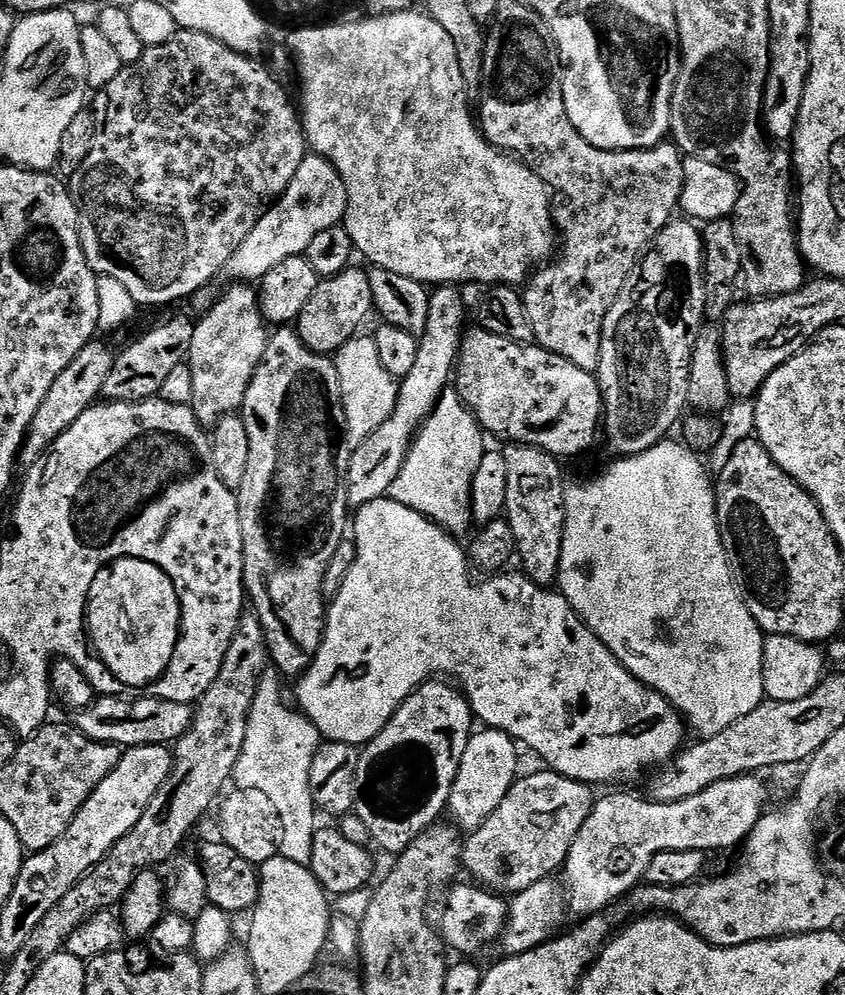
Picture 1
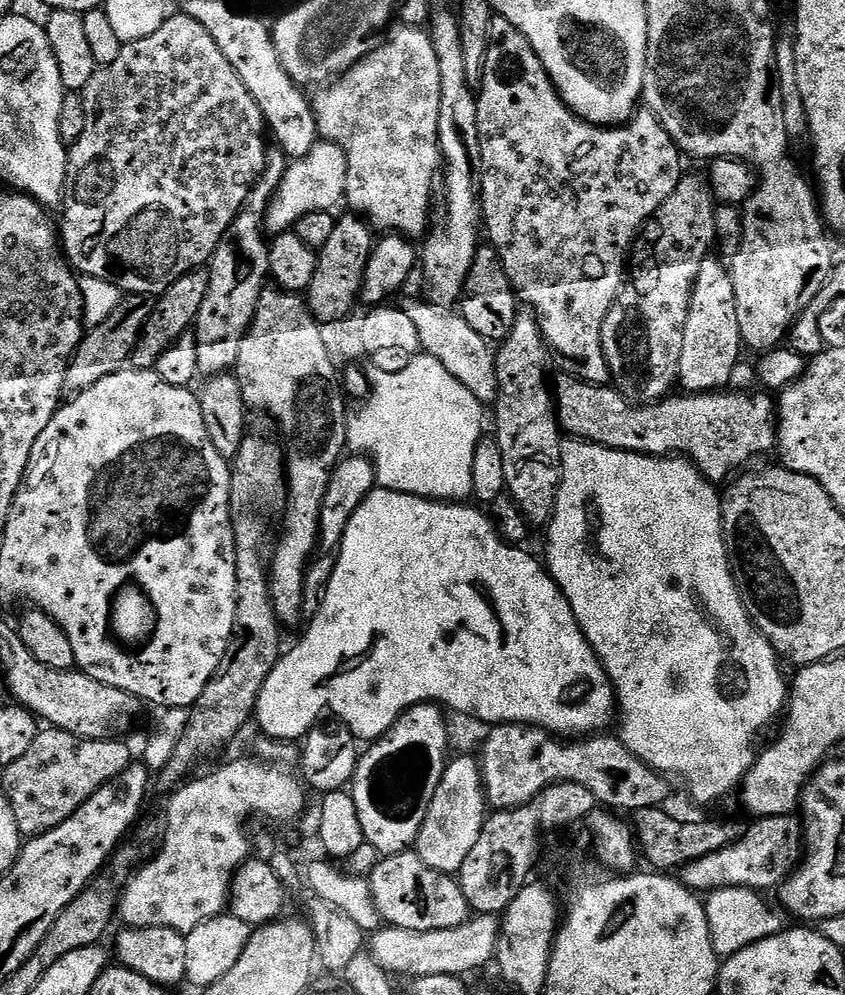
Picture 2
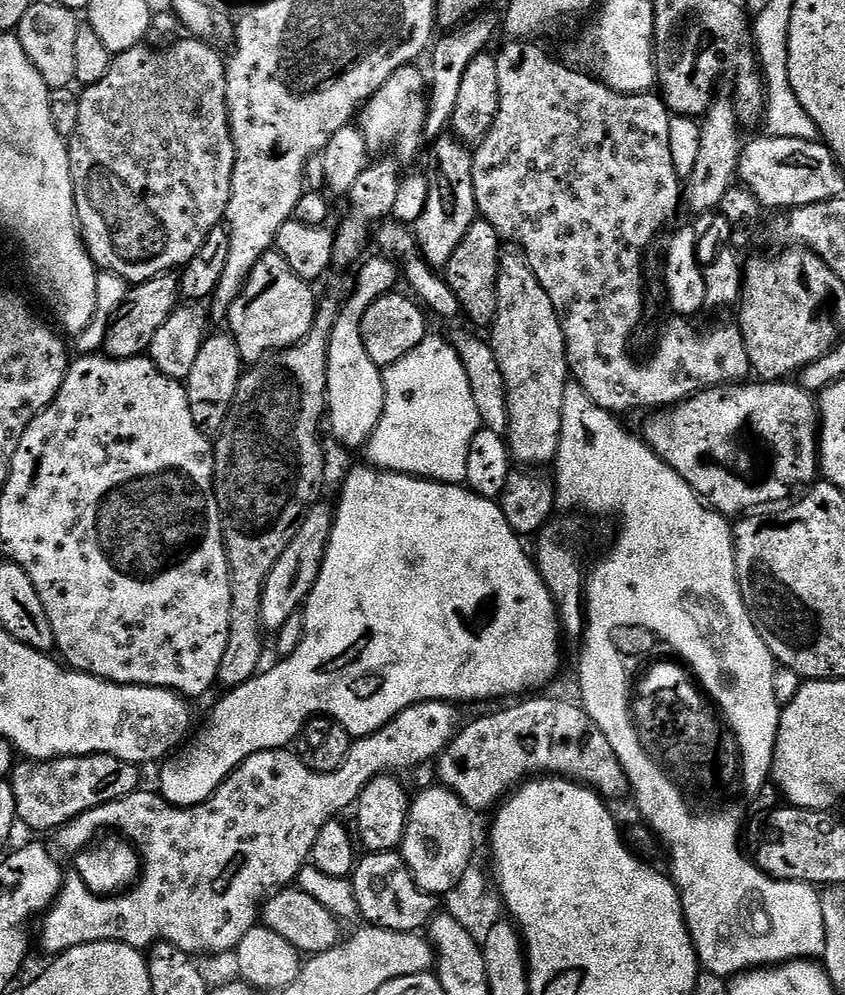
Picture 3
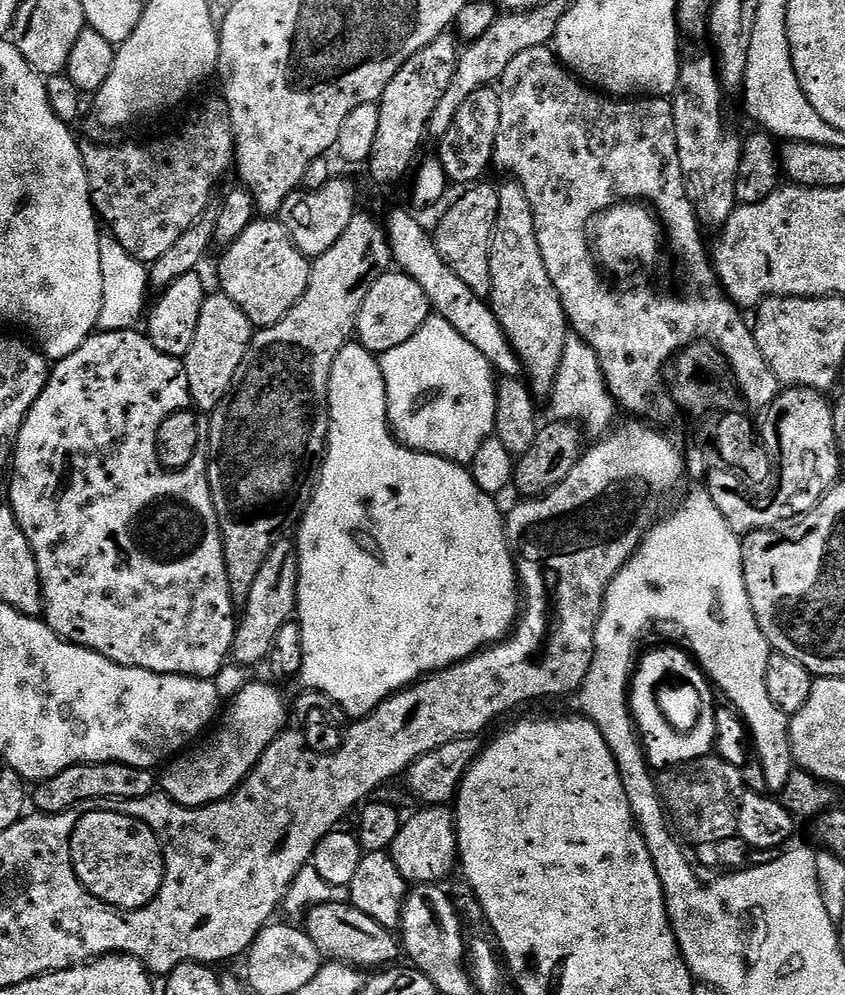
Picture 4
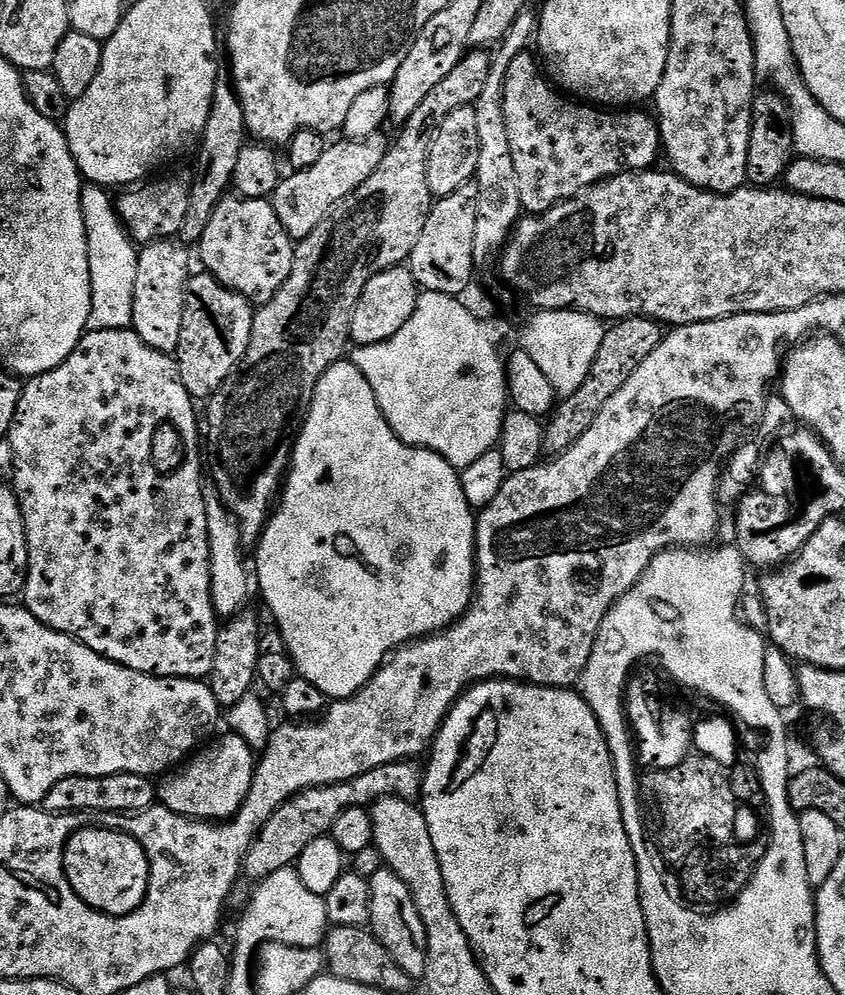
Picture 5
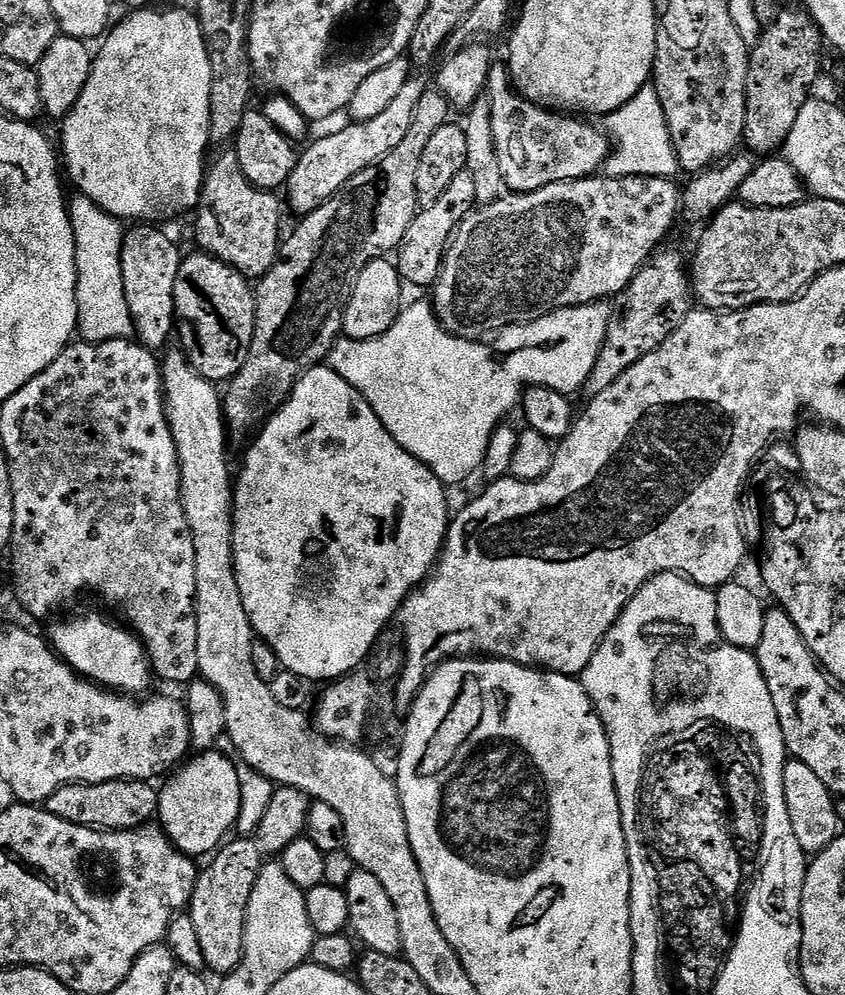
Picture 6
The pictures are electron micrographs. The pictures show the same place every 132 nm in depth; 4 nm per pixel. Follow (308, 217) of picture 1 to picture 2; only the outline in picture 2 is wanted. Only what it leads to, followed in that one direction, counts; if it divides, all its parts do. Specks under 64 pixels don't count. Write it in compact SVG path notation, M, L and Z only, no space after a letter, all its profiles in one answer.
M318 142L311 153L287 165L284 178L264 215L265 229L272 234L284 234L295 229L300 219L311 212L332 212L335 204L345 199L347 191L346 154L336 144Z

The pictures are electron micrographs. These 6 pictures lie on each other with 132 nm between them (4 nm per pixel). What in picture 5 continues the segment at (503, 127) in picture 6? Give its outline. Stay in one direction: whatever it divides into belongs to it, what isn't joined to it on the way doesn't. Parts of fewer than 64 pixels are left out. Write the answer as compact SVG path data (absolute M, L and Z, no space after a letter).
M531 51L518 54L510 63L504 79L504 113L506 134L510 134L510 154L514 154L514 170L518 170L525 213L548 212L556 204L573 200L586 189L622 172L651 169L655 165L652 163L662 156L660 126L655 115L648 113L647 116L640 111L644 110L605 110L584 102L573 102L553 87Z

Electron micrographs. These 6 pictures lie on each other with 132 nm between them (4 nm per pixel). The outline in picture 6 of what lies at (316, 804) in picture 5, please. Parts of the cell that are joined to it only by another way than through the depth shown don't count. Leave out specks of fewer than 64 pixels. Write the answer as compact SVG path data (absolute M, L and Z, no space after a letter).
M277 787L256 830L240 838L244 840L229 839L207 861L208 869L199 873L192 895L190 915L202 944L209 973L227 974L240 965L244 956L248 903L259 874L265 864L279 857L292 843L305 835L312 805L313 801L302 790Z

